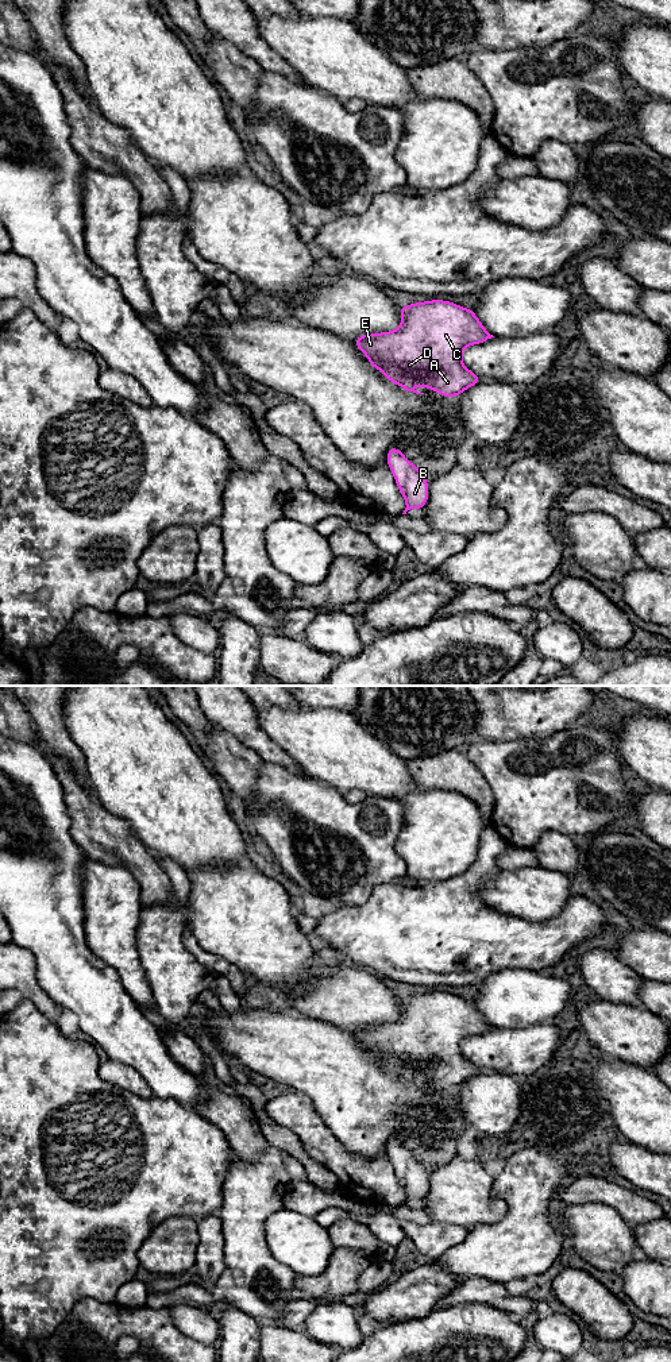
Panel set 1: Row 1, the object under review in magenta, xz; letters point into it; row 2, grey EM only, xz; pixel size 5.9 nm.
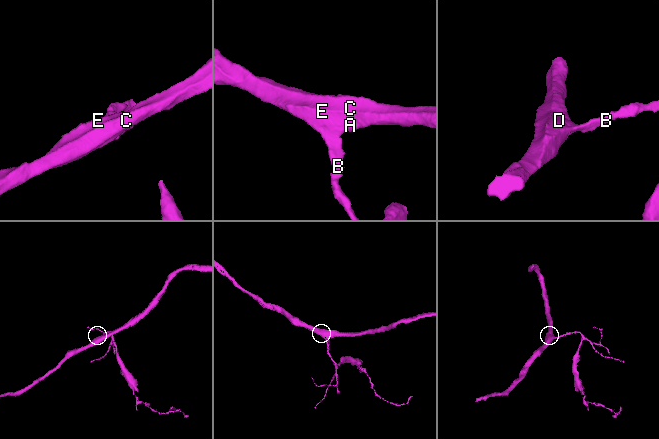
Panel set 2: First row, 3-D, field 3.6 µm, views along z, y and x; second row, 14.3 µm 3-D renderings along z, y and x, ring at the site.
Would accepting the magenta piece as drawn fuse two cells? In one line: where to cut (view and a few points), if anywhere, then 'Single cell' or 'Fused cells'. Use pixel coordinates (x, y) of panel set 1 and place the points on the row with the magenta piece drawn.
No split. Single cell

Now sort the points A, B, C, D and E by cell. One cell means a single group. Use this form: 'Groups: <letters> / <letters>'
Groups: A B C D E

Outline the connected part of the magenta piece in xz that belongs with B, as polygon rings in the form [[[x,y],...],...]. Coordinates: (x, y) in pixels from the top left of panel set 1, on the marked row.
[[[396,447],[389,448],[386,462],[406,502],[402,514],[410,509],[423,509],[428,501],[428,482],[424,474]]]

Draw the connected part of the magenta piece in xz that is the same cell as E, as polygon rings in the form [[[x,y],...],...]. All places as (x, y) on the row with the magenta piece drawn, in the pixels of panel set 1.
[[[433,300],[400,306],[400,315],[402,323],[397,329],[352,339],[359,351],[369,358],[371,367],[381,370],[393,383],[416,394],[424,393],[414,390],[413,385],[436,390],[443,397],[458,397],[470,386],[482,382],[462,363],[462,350],[494,336],[483,328],[473,309]]]

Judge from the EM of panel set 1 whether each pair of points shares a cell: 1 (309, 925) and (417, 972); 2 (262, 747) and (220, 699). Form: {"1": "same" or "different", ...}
{"1": "different", "2": "same"}

